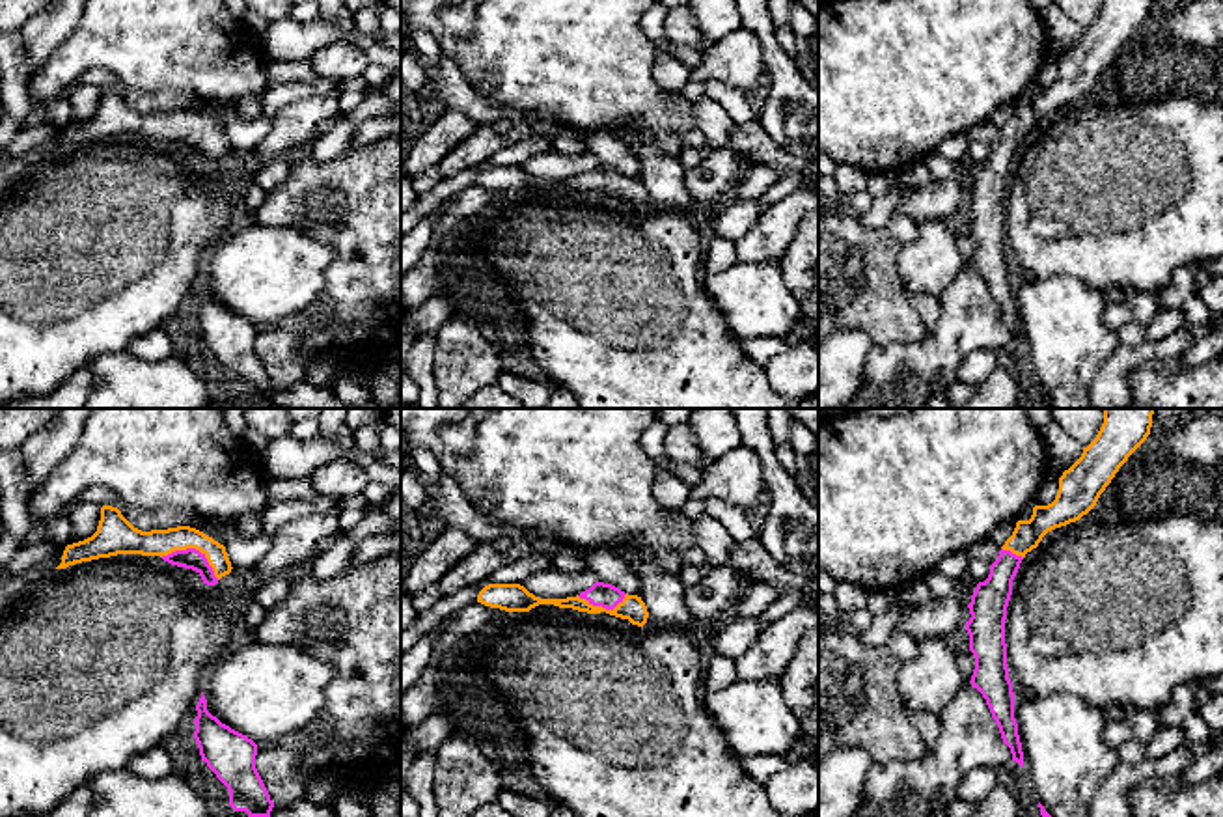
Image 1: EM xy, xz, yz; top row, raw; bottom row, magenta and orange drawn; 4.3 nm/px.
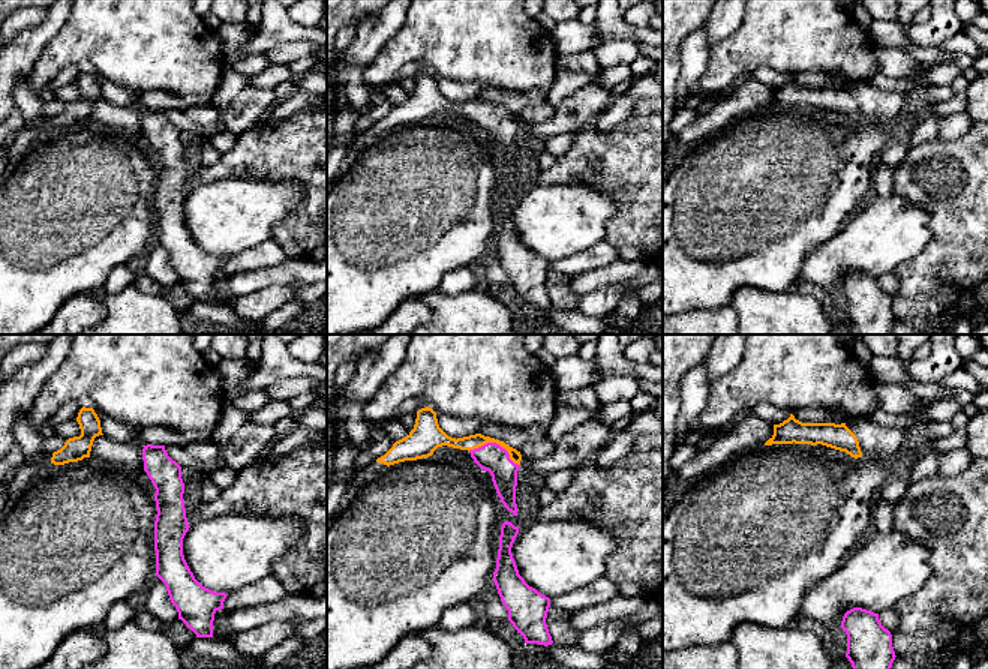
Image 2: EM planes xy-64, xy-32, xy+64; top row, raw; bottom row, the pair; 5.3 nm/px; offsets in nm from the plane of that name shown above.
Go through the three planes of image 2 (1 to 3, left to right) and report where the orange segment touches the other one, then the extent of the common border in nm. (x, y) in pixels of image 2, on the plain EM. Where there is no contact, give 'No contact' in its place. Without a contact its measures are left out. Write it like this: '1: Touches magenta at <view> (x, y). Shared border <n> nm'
1: No contact
2: Touches magenta at xy-32 (495, 107). Shared border 300 nm
3: No contact

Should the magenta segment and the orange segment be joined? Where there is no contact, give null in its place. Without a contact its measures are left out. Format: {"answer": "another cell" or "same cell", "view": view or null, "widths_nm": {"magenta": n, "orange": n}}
{"answer": "same cell", "view": "xy", "widths_nm": {"magenta": 90, "orange": 110}}

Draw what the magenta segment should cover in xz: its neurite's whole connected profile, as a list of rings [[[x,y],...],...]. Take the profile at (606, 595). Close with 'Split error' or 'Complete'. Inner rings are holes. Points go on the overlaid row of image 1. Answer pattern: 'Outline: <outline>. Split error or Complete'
Outline: [[[595,582],[589,589],[567,599],[539,599],[520,584],[488,584],[479,591],[477,602],[505,612],[529,612],[539,604],[554,604],[587,614],[606,612],[610,616],[628,619],[638,627],[643,627],[649,617],[641,597],[628,595],[604,582]]]. Split error

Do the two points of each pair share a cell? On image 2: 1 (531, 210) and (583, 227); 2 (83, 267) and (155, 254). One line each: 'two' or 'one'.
1: one
2: two

